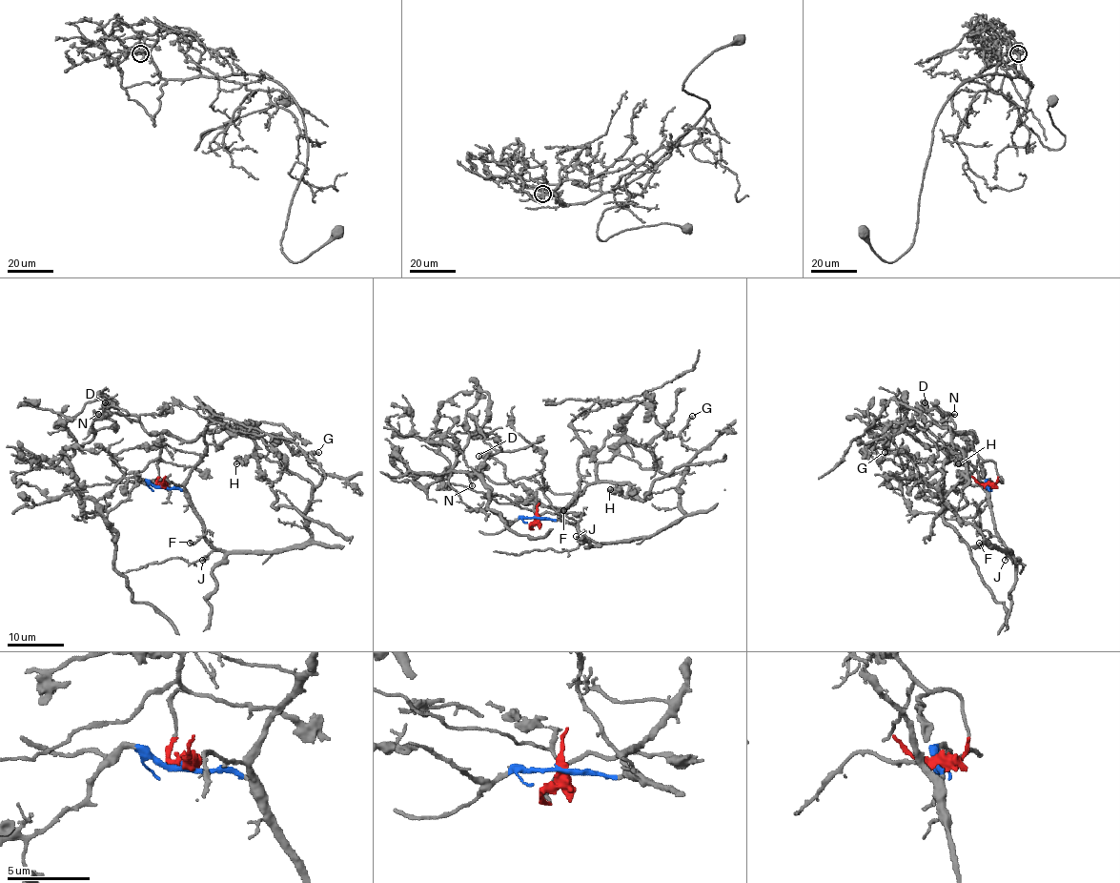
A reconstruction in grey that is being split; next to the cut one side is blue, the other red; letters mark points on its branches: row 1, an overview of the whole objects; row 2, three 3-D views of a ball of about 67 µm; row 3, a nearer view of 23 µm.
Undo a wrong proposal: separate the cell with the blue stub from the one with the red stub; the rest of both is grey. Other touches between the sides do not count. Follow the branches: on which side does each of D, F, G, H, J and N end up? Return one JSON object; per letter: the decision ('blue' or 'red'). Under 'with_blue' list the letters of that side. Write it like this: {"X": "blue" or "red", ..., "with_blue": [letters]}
{"D": "red", "F": "blue", "G": "blue", "H": "red", "J": "blue", "N": "red", "with_blue": ["F", "G", "J"]}

